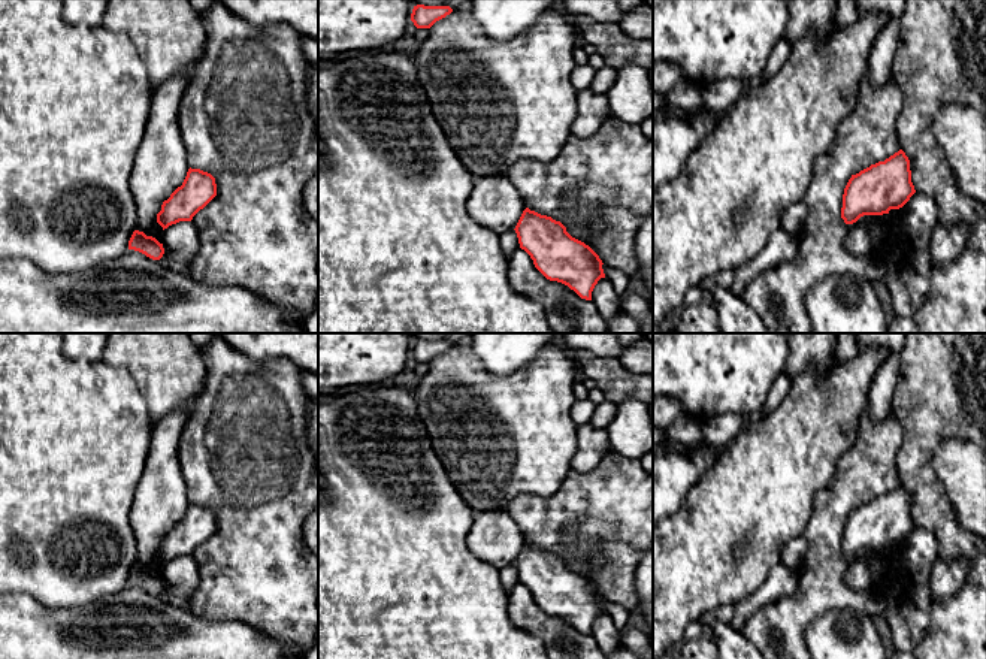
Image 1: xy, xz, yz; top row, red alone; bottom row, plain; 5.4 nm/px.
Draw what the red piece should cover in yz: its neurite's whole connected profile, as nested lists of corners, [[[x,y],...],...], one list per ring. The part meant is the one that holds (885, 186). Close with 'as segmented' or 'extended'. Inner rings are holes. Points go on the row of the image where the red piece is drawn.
[[[902,149],[852,175],[844,194],[841,218],[846,224],[863,215],[883,215],[902,208],[916,193],[911,182],[910,160]]] | as segmented

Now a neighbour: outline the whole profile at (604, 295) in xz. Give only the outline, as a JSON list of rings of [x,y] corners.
[[[601,278],[595,285],[592,291],[592,302],[607,321],[620,314],[620,296],[607,278]]]

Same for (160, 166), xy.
[[[175,75],[154,90],[143,139],[130,175],[130,190],[137,208],[137,227],[146,236],[163,242],[157,214],[164,200],[182,185],[190,169],[178,111],[193,78]]]

